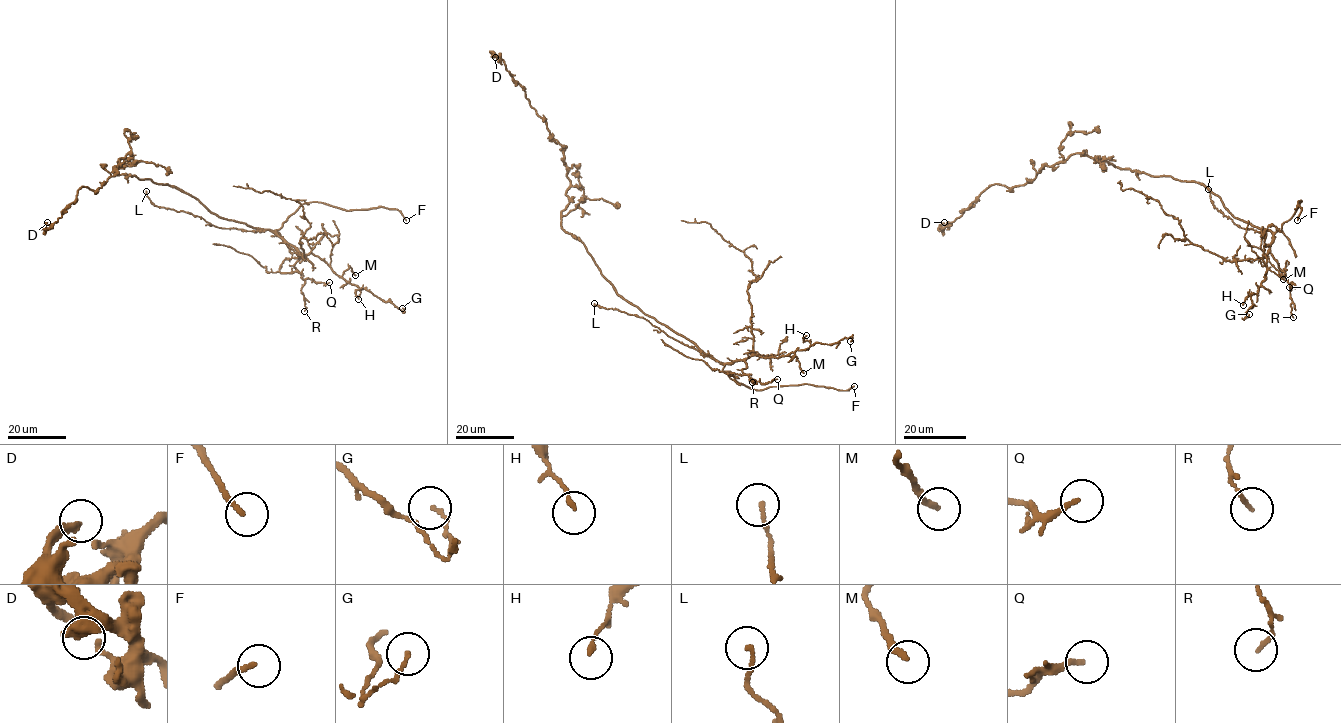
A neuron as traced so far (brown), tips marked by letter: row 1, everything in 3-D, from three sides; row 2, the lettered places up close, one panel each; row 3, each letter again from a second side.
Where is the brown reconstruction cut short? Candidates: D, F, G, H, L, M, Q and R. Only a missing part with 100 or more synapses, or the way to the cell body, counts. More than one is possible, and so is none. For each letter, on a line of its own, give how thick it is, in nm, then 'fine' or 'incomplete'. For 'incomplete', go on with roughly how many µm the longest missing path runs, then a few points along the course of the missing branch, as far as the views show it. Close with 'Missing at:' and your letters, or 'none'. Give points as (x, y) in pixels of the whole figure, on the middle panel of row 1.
D: 280 nm | fine
F: 170 nm | incomplete | 20 µm | (854, 386), (866, 386), (869, 390), (853, 400), (856, 400), (853, 398)
G: 120 nm | fine
H: 150 nm | fine
L: 150 nm | fine
M: 220 nm | fine
Q: 170 nm | fine
R: 130 nm | fine
Missing at: F

